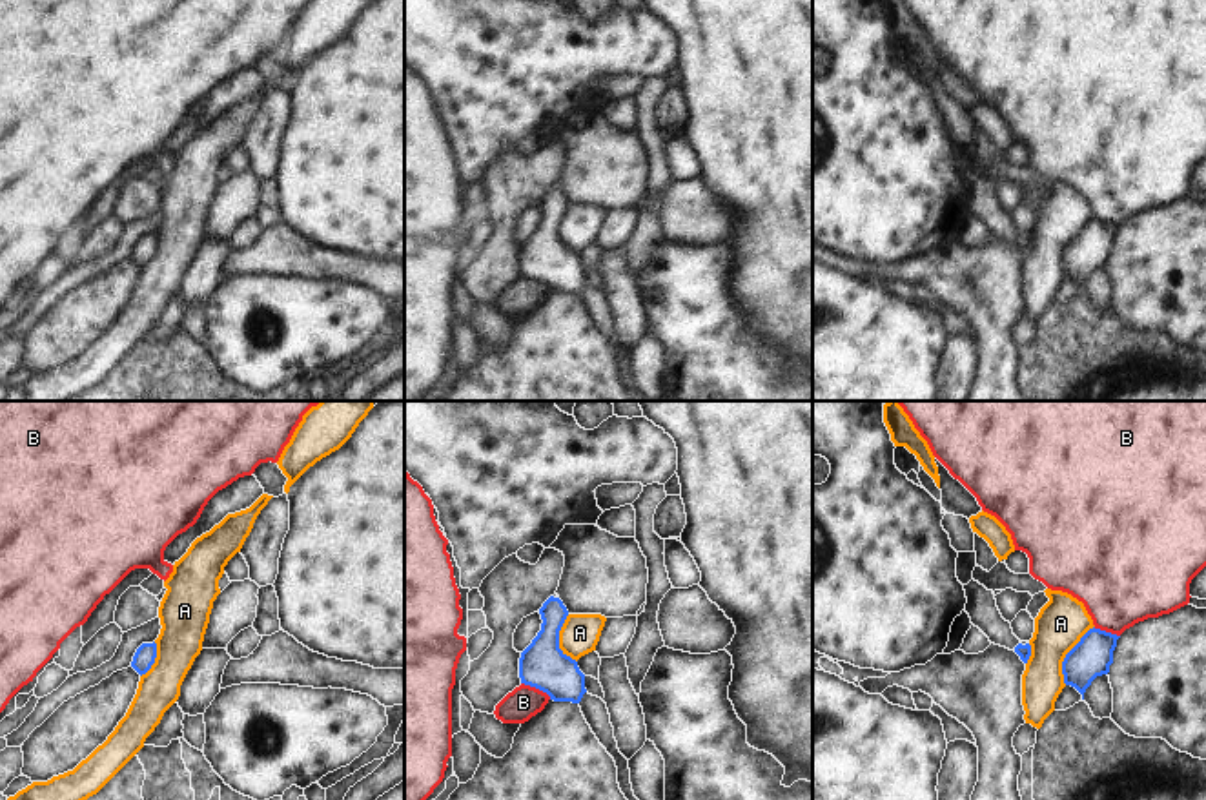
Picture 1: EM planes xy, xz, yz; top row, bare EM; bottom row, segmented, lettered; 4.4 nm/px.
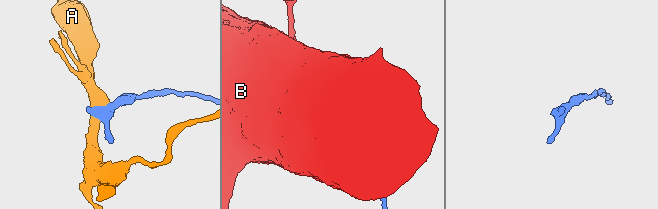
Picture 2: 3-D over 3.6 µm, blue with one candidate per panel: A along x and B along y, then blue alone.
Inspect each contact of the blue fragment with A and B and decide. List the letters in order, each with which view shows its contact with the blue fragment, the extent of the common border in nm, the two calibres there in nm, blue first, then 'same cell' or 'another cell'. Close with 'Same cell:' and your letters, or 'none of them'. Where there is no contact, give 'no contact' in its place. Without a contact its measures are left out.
A: contact in yz; length 300 nm; calibres 180 and 220 nm; another cell
B: contact in xz; length 150 nm; calibres 200 and 150 nm; another cell
Same cell: none of them

